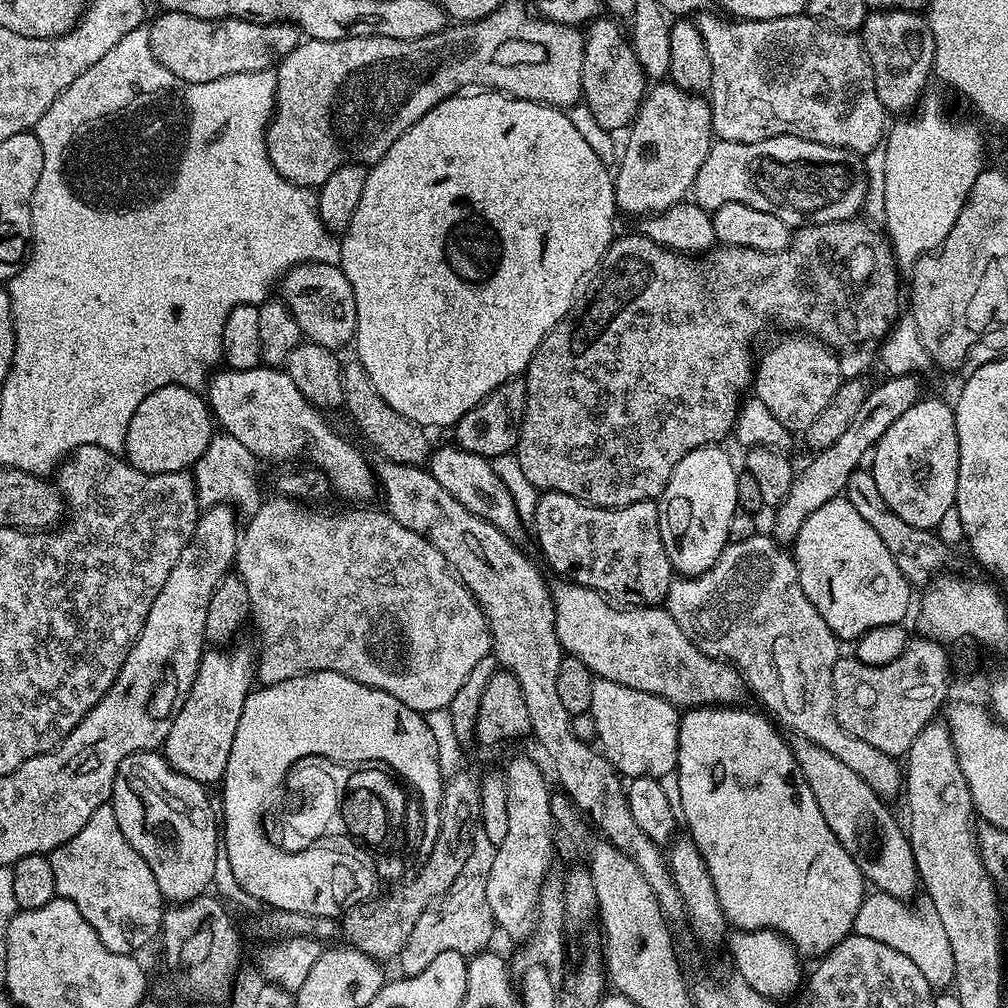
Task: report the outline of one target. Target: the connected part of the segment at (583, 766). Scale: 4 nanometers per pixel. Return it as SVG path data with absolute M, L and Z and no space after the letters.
M381 459L379 463L380 465L378 463L375 465L374 471L382 500L384 496L383 507L388 515L402 522L406 530L414 530L419 536L425 536L430 546L434 546L434 550L438 550L438 554L446 558L449 568L468 587L468 593L473 596L478 607L484 612L484 617L488 619L488 629L492 635L492 652L499 667L511 672L518 686L522 686L526 714L530 714L531 735L533 737L536 735L537 742L544 747L544 752L548 755L553 770L556 771L556 780L564 787L561 788L563 795L567 796L577 809L583 810L586 816L588 811L587 819L589 821L592 819L596 823L597 830L604 835L601 837L607 843L614 845L619 852L625 852L634 861L642 878L646 878L647 885L654 892L654 898L665 917L683 917L682 894L678 894L678 886L674 886L672 870L668 866L661 845L655 844L650 838L646 838L646 834L642 834L638 822L634 822L634 814L630 814L626 788L616 768L602 751L593 747L589 741L577 738L568 711L562 707L562 698L558 694L558 666L562 649L556 633L550 584L544 581L543 574L512 545L513 537L509 533L498 530L490 522L478 518L478 514L470 514L470 510L466 510L462 502L458 502L458 498L450 494L450 490L442 490L442 486L438 486L438 482L427 467L399 464L385 459Z

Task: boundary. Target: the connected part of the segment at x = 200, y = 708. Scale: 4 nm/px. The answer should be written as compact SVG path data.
M236 647L205 651L186 702L178 710L162 745L162 755L174 771L205 786L212 786L215 780L223 781L230 746L234 746L234 730L238 730L242 706L254 688L253 653Z

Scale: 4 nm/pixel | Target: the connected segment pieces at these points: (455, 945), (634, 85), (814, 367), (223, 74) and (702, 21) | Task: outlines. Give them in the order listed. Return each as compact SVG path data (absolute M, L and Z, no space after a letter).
M477 831L474 846L470 850L470 858L466 858L466 866L462 866L462 874L454 878L454 886L440 897L438 903L428 908L422 918L418 918L414 930L410 930L410 938L406 938L406 946L402 946L398 963L404 976L417 976L438 958L438 954L455 950L466 958L489 947L492 932L497 931L496 921L492 919L490 902L486 902L486 878L490 874L490 866L494 866L496 845L486 838L486 834Z
M597 18L587 25L580 90L583 103L588 105L590 114L594 114L598 126L616 134L619 128L627 129L636 119L636 112L646 95L646 77L625 31L623 34L616 26L615 19L604 19Z
M788 334L785 340L780 340L764 357L759 357L754 368L754 389L759 407L770 410L774 418L778 418L780 425L793 434L803 433L804 429L830 406L834 394L839 390L842 379L840 377L839 362L840 357L827 344L813 338L808 334Z
M160 12L153 22L152 29L146 35L146 43L154 54L154 58L170 74L182 78L191 84L198 82L214 82L218 78L226 78L230 74L243 72L267 72L273 66L279 65L284 57L302 42L302 33L295 24L259 24L256 20L203 20L190 18L190 14L177 12Z
M704 10L695 17L694 26L702 34L706 54L710 58L710 70L712 71L712 86L710 89L710 103L712 105L712 131L720 138L743 138L745 141L765 140L771 136L797 136L810 142L829 144L835 148L845 148L851 152L865 154L874 146L885 139L886 123L884 116L886 110L878 98L874 70L868 61L868 55L864 49L863 39L855 32L840 32L836 28L829 28L821 24L814 17L801 14L798 16L783 16L773 20L742 20L737 19L736 24L730 24L718 16L711 16L710 11Z

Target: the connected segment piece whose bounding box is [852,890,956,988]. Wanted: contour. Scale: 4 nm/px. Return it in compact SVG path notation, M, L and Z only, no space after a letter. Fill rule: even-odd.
M871 891L862 903L852 926L853 935L871 938L891 949L905 954L910 962L921 971L933 988L946 988L955 981L956 967L954 966L953 950L943 929L942 918L938 916L938 910L932 908L918 913L910 910L905 901L894 898L885 892Z

